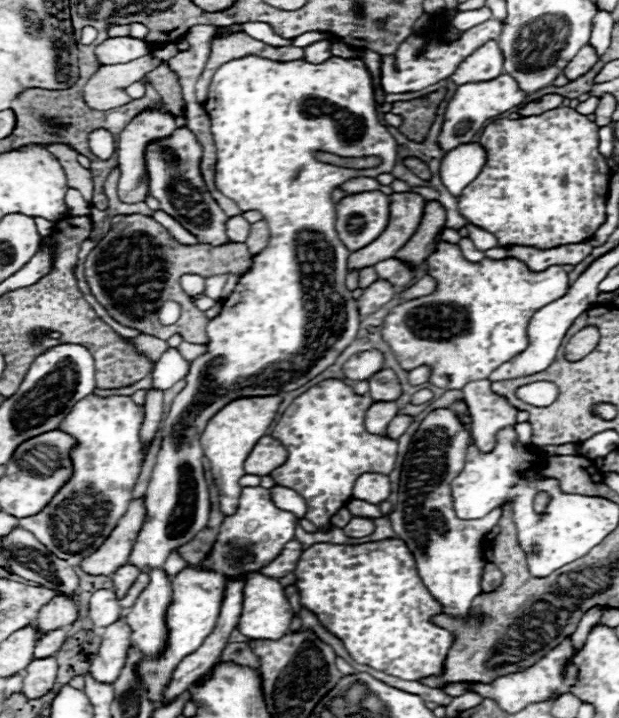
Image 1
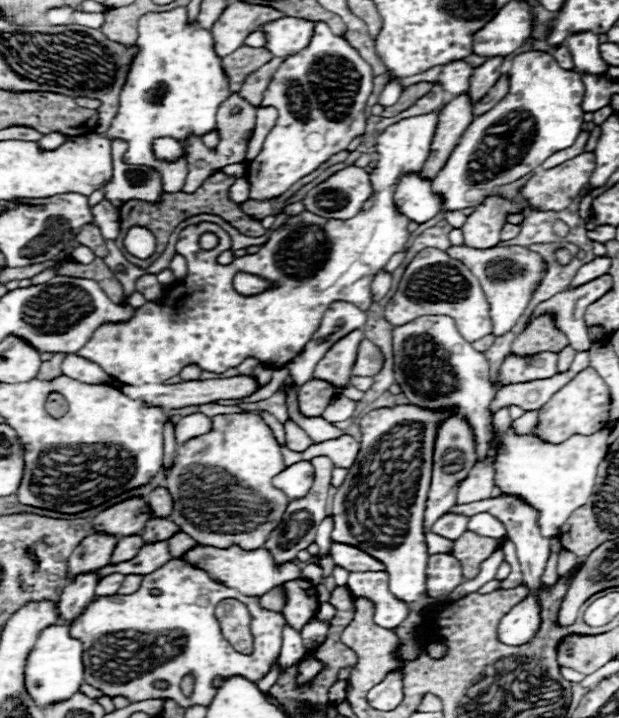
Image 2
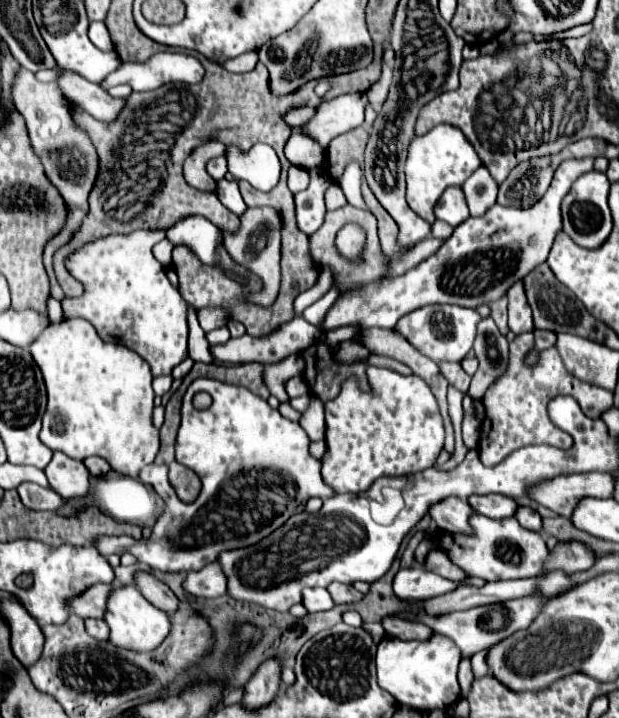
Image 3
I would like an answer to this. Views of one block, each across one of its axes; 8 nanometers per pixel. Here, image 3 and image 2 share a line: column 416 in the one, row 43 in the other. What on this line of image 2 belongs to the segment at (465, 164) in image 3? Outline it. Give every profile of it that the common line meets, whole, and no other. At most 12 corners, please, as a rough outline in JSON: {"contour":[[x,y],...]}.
{"contour":[[186,8],[138,20],[140,52],[106,138],[124,164],[180,192],[186,158],[152,140],[184,144],[216,128],[230,96],[208,30]]}

